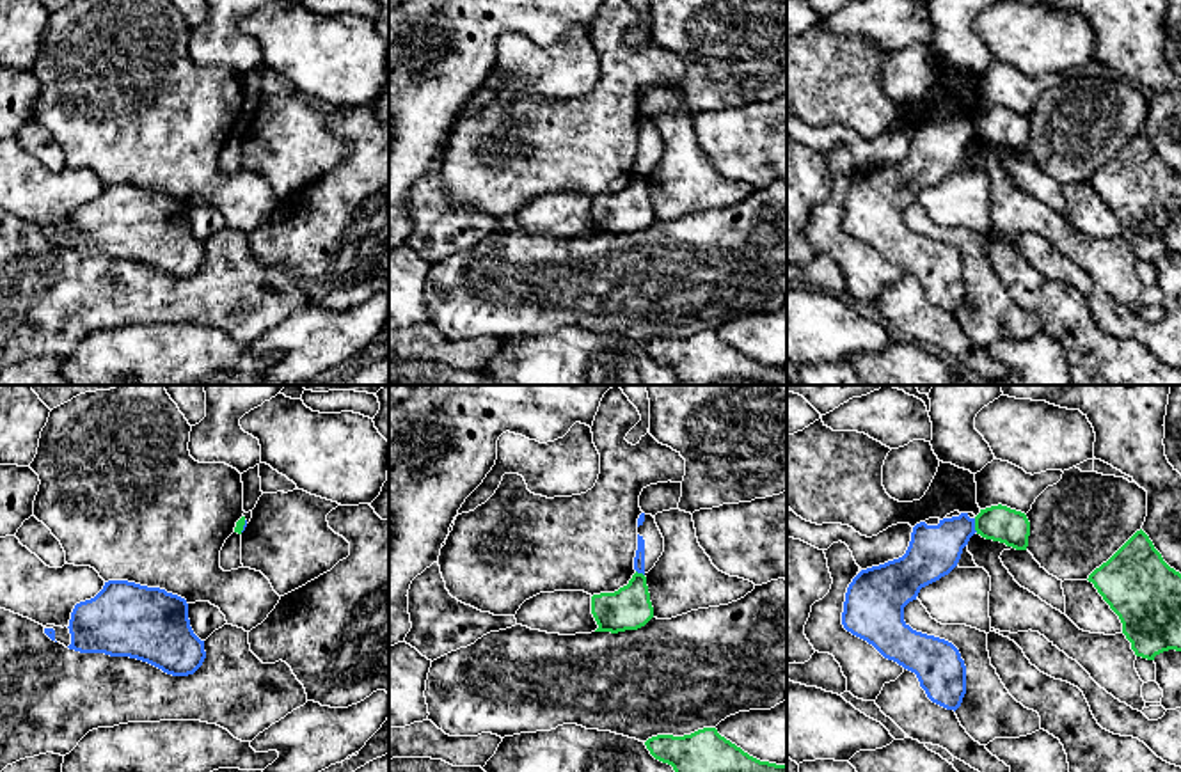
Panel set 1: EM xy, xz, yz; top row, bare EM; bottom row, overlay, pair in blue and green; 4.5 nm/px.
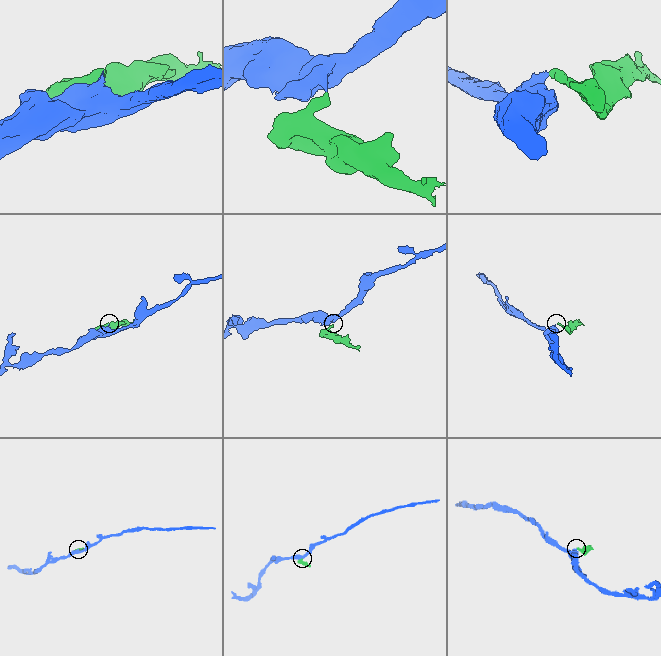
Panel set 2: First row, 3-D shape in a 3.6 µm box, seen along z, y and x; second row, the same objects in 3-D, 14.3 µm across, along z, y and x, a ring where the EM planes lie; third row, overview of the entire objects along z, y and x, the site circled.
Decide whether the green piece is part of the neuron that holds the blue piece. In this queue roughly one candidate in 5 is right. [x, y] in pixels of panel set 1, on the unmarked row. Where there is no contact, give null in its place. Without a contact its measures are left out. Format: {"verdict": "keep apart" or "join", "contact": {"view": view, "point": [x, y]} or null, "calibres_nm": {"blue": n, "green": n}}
{"verdict": "keep apart", "contact": {"view": "yz", "point": [974, 128]}, "calibres_nm": {"blue": 240, "green": 160}}

